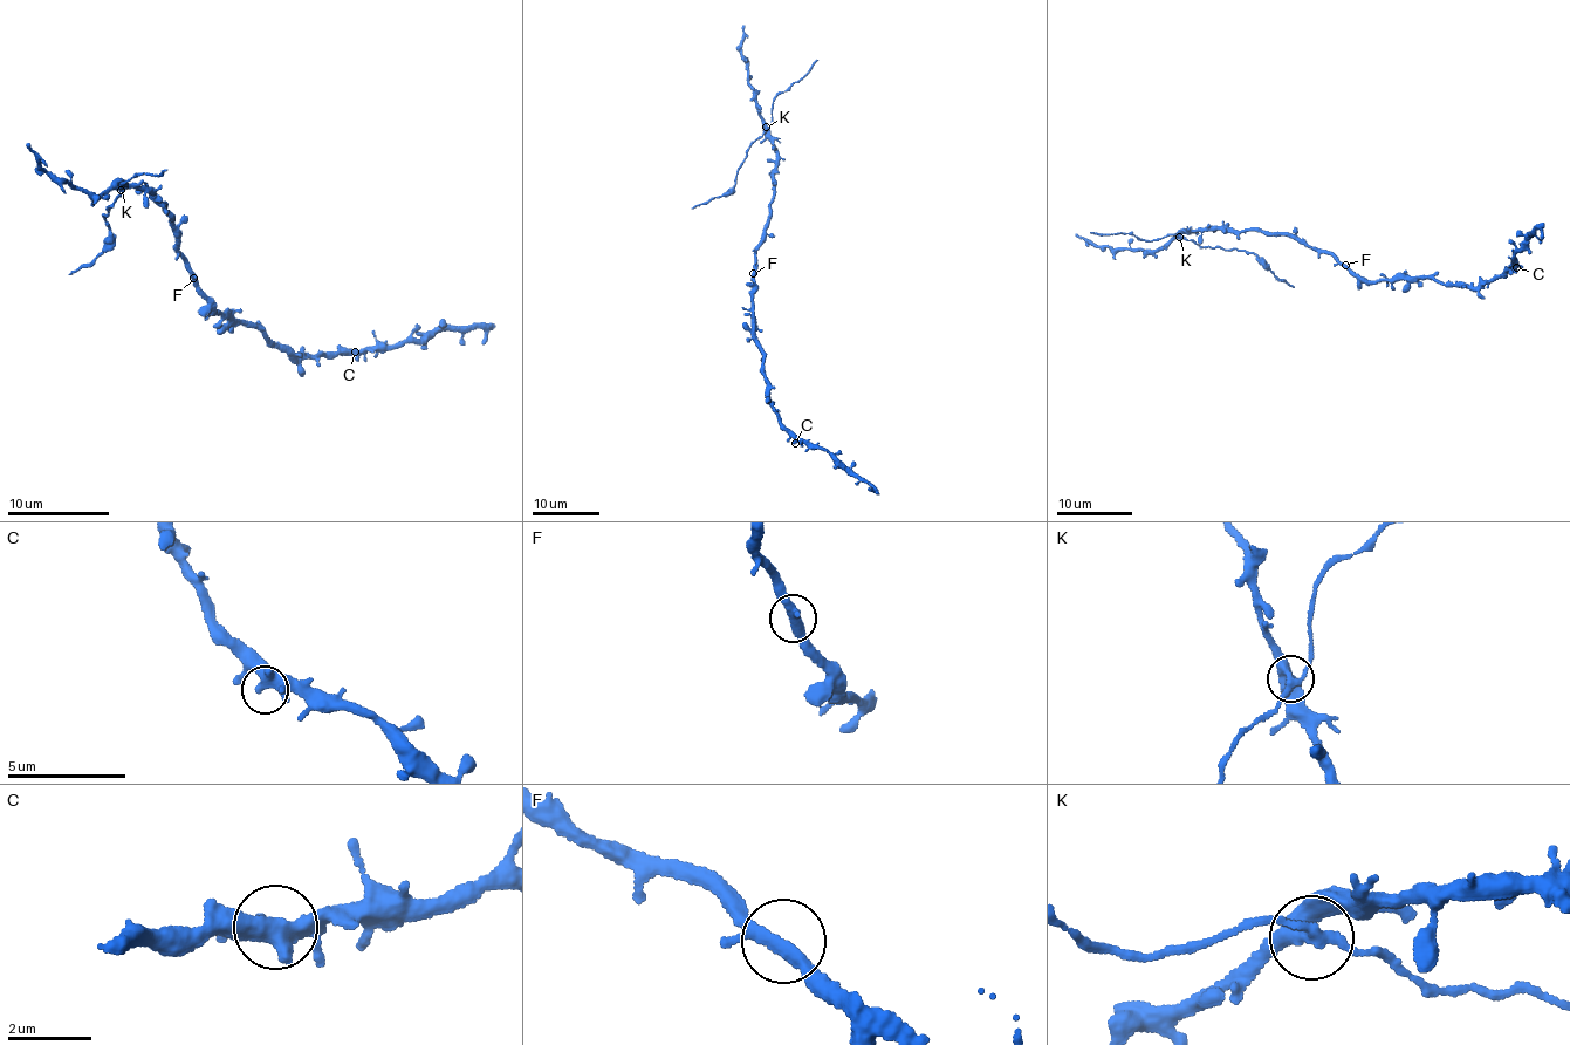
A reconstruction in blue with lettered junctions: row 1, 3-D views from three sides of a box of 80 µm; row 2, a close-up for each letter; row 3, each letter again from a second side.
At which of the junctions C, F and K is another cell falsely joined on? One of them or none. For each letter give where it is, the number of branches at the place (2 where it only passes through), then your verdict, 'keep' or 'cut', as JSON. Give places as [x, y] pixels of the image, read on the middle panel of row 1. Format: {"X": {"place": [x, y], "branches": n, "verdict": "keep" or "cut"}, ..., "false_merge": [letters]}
{"C": {"place": [795, 443], "branches": 4, "verdict": "keep"}, "F": {"place": [753, 273], "branches": 3, "verdict": "keep"}, "K": {"place": [766, 127], "branches": 4, "verdict": "cut"}, "false_merge": ["K"]}

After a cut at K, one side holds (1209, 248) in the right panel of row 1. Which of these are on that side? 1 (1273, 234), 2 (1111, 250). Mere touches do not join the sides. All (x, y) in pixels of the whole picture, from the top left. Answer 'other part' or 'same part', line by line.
1: other part
2: other part

